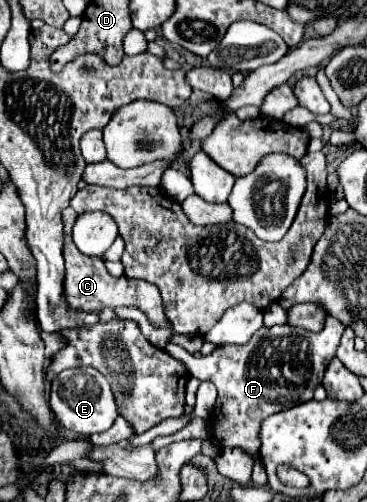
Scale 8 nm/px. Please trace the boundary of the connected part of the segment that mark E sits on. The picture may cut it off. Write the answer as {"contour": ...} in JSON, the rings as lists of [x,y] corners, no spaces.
{"contour":[[[71,368],[71,370],[61,372],[51,382],[49,406],[55,412],[57,420],[65,428],[75,430],[81,436],[91,436],[91,434],[97,434],[97,432],[105,432],[115,422],[115,418],[119,416],[113,392],[109,388],[109,382],[95,368]]]}

